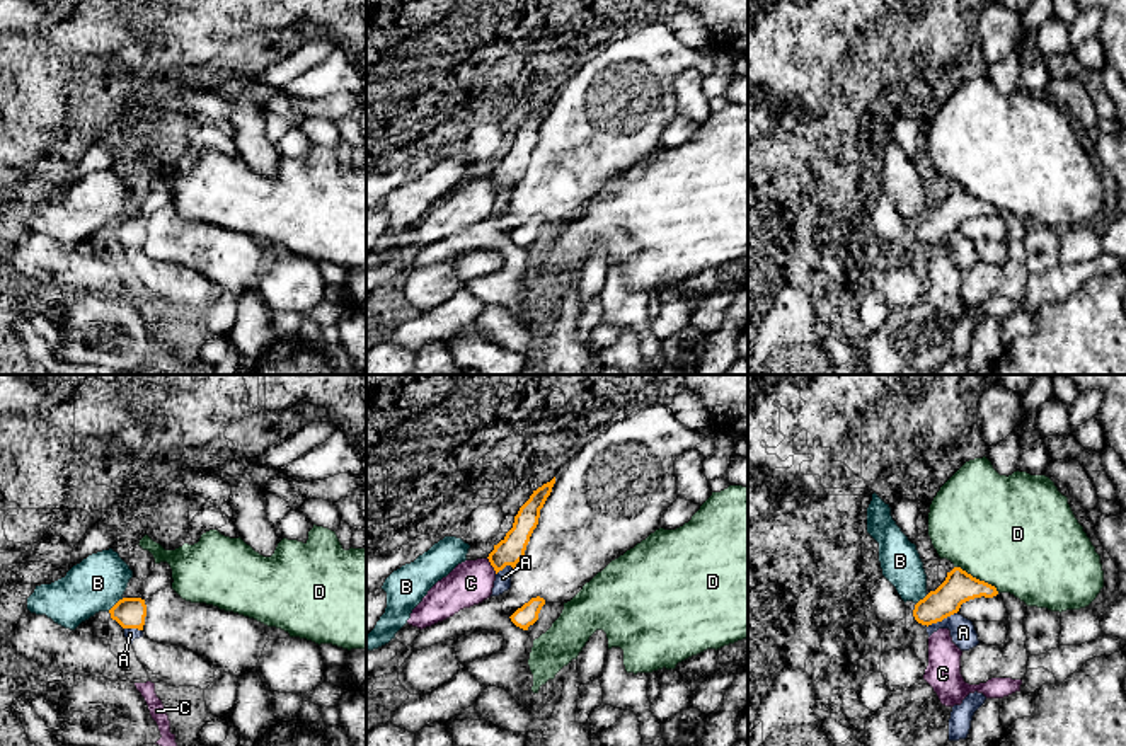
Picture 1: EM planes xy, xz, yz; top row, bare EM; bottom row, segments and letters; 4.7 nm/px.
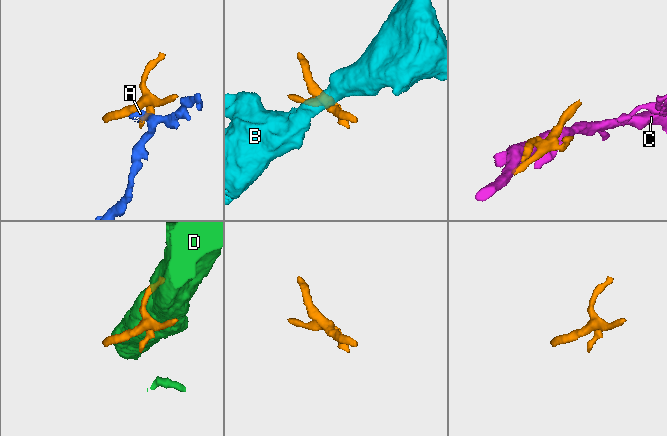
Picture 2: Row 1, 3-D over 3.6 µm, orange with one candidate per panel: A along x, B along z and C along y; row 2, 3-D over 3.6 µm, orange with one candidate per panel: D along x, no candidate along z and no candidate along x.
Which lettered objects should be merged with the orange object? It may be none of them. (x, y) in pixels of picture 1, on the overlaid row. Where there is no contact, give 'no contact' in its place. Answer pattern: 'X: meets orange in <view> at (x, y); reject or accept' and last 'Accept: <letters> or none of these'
A: meets orange in yz at (941, 620); reject
B: meets orange in xy at (116, 603); reject
C: meets orange in xz at (491, 564); reject
D: meets orange in yz at (975, 578); reject
Accept: none of these

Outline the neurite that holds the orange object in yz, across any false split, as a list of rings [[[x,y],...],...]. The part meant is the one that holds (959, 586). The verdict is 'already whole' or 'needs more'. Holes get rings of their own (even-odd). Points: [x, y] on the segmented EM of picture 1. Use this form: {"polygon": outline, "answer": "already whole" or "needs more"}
{"polygon": [[[954,567],[935,591],[930,591],[915,605],[913,617],[918,623],[928,627],[957,613],[961,605],[969,600],[997,594],[995,586],[973,577],[961,567]]], "answer": "already whole"}

